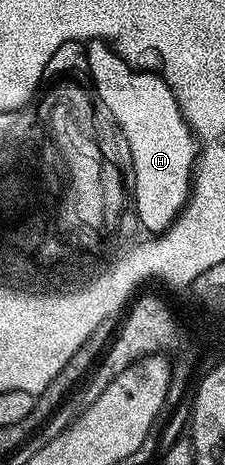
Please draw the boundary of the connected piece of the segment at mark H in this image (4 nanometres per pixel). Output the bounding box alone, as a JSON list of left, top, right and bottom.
[89,45,199,229]

